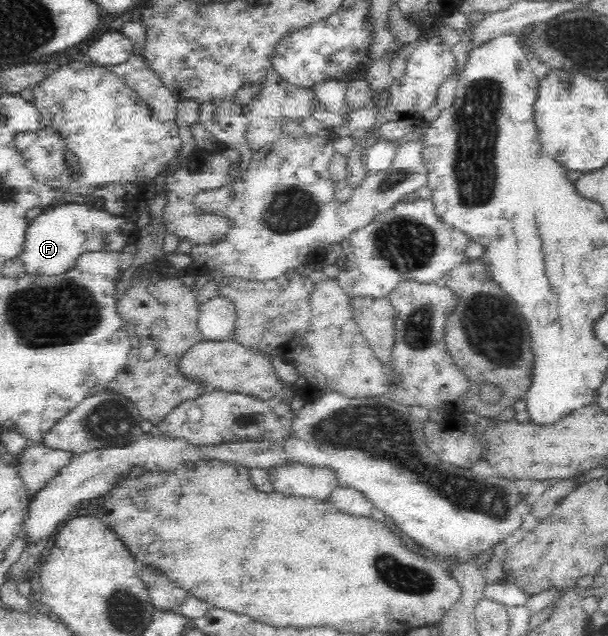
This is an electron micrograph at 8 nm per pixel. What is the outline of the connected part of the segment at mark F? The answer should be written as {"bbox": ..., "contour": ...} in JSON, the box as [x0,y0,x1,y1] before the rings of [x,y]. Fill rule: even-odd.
{"bbox":[17,202,137,277],"contour":[[[78,202],[58,203],[46,211],[36,212],[34,224],[27,234],[27,243],[17,259],[24,264],[26,274],[34,277],[61,276],[74,268],[78,257],[89,251],[114,251],[131,243],[137,229],[127,218],[112,216],[107,208],[78,205]]]}

